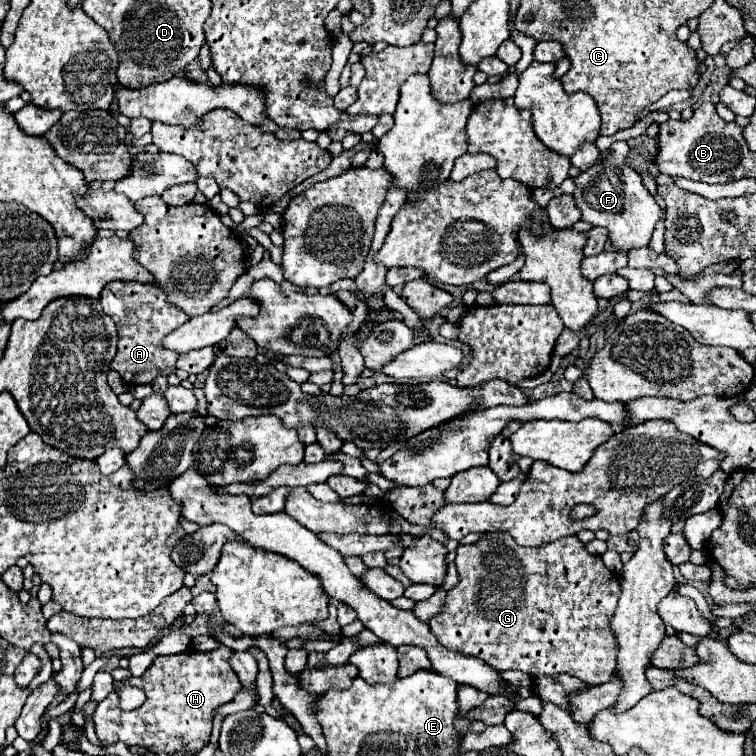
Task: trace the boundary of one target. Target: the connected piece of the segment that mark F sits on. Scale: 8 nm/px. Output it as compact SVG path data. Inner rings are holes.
M616 141L612 145L612 155L588 171L574 177L574 201L582 211L582 219L592 225L606 227L610 231L610 241L618 251L628 251L632 247L646 247L650 243L654 225L660 221L662 211L654 197L642 185L642 177L626 163L630 147L626 141Z

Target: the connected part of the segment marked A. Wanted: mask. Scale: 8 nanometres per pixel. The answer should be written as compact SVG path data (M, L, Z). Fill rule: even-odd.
M108 283L102 289L102 307L118 327L118 351L110 363L110 369L120 373L126 385L150 383L156 375L170 375L176 371L174 365L178 355L174 355L174 351L166 351L160 341L190 317L172 305L158 285Z

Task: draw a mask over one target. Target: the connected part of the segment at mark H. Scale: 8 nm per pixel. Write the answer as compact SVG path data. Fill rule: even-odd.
M218 645L216 649L208 651L208 653L200 653L196 649L186 649L184 653L176 653L176 655L166 655L166 657L158 657L142 677L128 677L124 681L116 681L114 683L114 691L98 703L92 719L94 719L94 725L96 725L96 735L98 739L102 741L102 745L112 745L112 743L126 743L128 747L130 745L142 745L146 747L148 751L152 753L168 753L172 755L174 751L180 751L180 749L186 749L186 751L194 751L198 753L210 739L210 733L212 733L212 719L214 719L214 711L224 705L224 703L230 703L236 693L242 689L242 685L238 683L238 677L236 673L232 671L230 667L230 657L232 657L232 649L226 647L226 645ZM122 685L134 685L134 687L140 687L146 691L146 701L142 707L134 709L134 711L122 711L120 709L120 701L118 701L118 689Z

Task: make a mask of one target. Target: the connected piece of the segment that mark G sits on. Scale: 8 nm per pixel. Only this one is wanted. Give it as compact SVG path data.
M494 533L494 535L486 535L482 541L478 541L476 545L460 545L458 547L458 555L456 555L456 567L458 567L458 577L460 583L448 591L446 597L446 605L444 611L440 615L436 615L428 625L434 631L434 635L438 637L438 641L450 649L450 651L460 651L464 655L472 655L482 659L484 663L488 663L492 669L496 671L504 671L504 669L518 669L522 673L528 673L532 677L540 677L540 675L572 675L578 677L580 681L584 681L586 685L602 685L606 681L612 679L614 675L614 635L610 635L610 615L614 615L614 607L618 603L618 595L620 595L620 581L618 577L604 567L600 555L590 555L584 547L584 543L578 541L576 535L572 537L562 537L558 541L552 541L548 545L540 545L540 547L518 547L518 543L514 543L514 539L506 533Z

